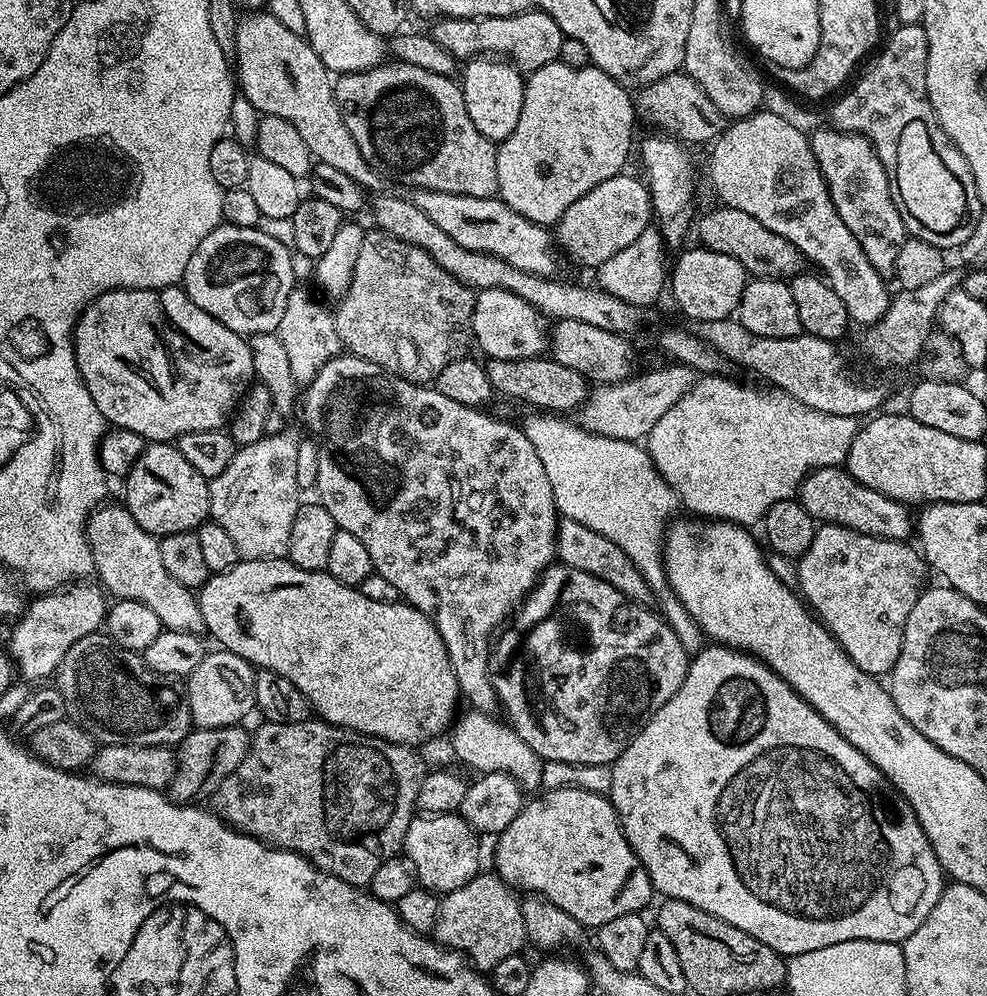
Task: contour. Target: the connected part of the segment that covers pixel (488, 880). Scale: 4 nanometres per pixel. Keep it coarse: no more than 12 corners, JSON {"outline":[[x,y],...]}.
{"outline":[[481,871],[443,893],[437,944],[481,974],[528,938],[521,897]]}

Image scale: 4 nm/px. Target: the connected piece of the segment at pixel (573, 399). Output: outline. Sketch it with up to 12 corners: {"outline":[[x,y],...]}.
{"outline":[[547,355],[488,360],[493,393],[572,414],[589,381]]}

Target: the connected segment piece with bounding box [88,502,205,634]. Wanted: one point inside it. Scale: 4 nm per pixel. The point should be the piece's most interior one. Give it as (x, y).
(127, 560)

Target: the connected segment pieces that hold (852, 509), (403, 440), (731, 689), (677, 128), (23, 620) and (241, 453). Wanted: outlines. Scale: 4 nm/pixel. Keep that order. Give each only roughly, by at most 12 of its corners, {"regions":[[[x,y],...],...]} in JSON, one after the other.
{"regions":[[[840,466],[809,472],[798,499],[817,522],[887,540],[914,532],[909,505]],[[351,354],[303,389],[318,503],[461,697],[557,559],[523,427]],[[705,646],[611,765],[661,897],[785,958],[944,867],[778,673]],[[683,70],[635,93],[637,117],[688,146],[726,127]],[[96,582],[37,595],[6,645],[28,682],[101,631],[110,607]],[[301,437],[243,445],[209,483],[245,560],[287,557]]]}

